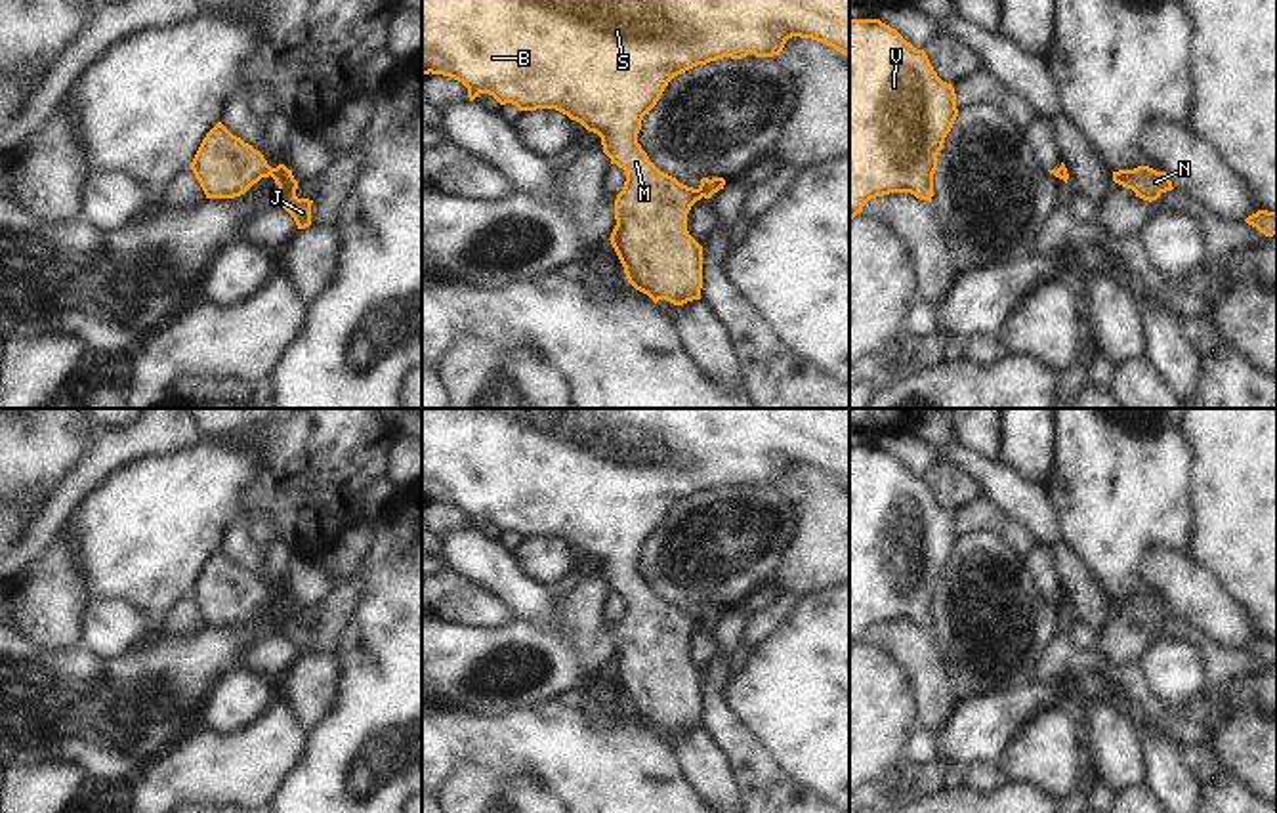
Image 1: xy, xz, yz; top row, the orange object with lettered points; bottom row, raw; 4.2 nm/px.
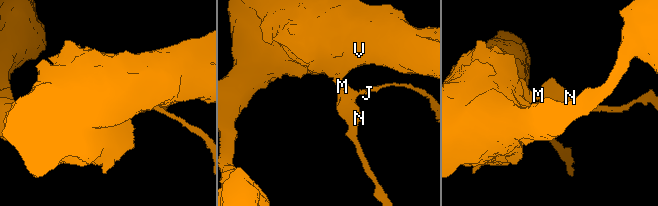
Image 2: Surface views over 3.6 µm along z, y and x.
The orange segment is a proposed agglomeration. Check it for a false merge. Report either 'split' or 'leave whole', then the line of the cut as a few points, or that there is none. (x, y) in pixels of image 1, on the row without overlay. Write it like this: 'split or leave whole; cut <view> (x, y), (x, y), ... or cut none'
split; cut xz (697, 617), (701, 625)

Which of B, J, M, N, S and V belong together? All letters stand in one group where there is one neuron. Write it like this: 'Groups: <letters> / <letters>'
Groups: B M N S V / J.

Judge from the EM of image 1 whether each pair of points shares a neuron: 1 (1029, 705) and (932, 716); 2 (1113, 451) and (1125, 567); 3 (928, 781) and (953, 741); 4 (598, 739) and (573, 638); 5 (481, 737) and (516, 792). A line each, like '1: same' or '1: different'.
1: different
2: same
3: different
4: different
5: different

